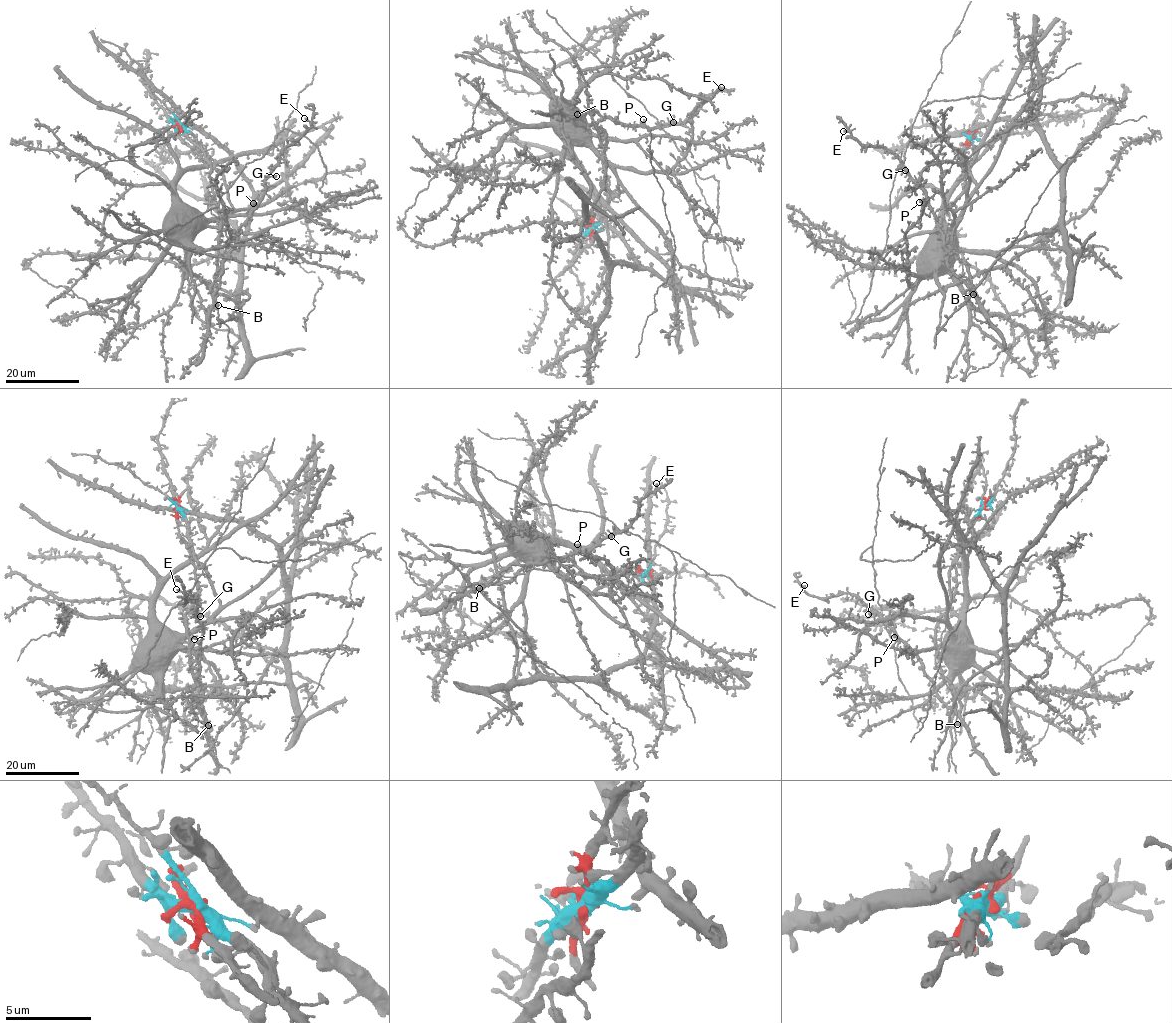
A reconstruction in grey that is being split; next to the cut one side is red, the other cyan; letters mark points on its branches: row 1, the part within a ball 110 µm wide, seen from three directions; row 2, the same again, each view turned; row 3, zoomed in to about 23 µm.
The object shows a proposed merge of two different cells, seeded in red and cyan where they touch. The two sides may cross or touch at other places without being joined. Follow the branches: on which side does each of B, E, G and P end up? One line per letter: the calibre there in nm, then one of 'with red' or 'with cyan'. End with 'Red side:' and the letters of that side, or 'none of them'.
B: 460 nm thick; with red
E: 400 nm thick; with red
G: 500 nm thick; with red
P: 440 nm thick; with red
Red side: B, E, G, P

